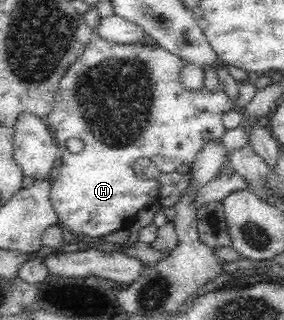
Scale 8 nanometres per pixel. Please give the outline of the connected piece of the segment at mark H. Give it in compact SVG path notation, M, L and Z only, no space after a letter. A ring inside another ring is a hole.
M93 33L90 37L90 42L86 45L82 54L68 67L65 75L61 78L58 85L56 95L56 104L53 111L47 116L46 122L53 126L56 146L58 147L59 157L61 157L61 167L57 169L59 174L54 177L51 182L50 200L54 211L59 217L61 227L64 227L68 232L81 231L82 236L90 238L101 238L103 236L123 229L127 223L132 223L140 210L152 206L157 200L158 191L160 190L159 180L156 178L140 179L135 172L135 161L138 159L149 159L161 173L173 173L177 171L177 167L185 164L189 169L192 168L192 163L197 157L197 154L203 149L206 142L217 142L221 139L227 128L223 124L223 116L232 109L232 101L227 97L227 94L222 90L218 73L211 66L201 67L203 70L203 85L199 89L185 89L180 80L180 73L183 69L184 61L169 53L169 50L163 49L159 45L147 46L141 41L130 44L117 44L112 41L105 41L104 38ZM71 137L77 137L84 143L83 150L77 154L73 154L65 147L65 142Z

